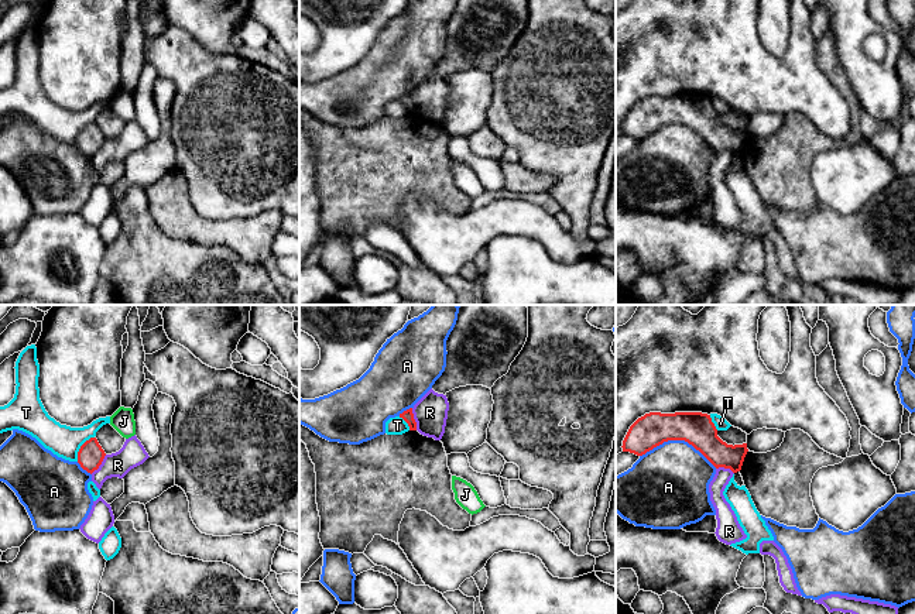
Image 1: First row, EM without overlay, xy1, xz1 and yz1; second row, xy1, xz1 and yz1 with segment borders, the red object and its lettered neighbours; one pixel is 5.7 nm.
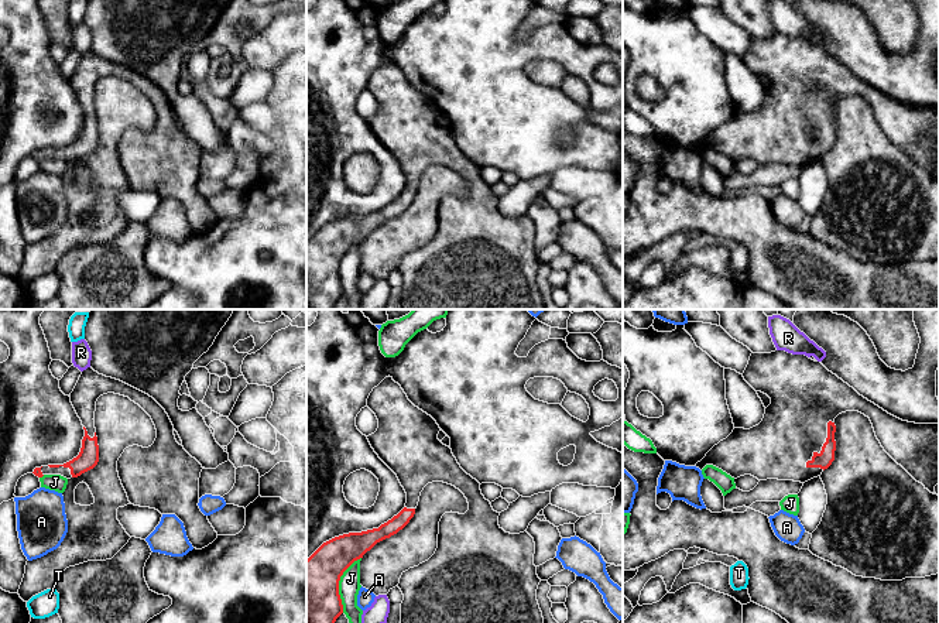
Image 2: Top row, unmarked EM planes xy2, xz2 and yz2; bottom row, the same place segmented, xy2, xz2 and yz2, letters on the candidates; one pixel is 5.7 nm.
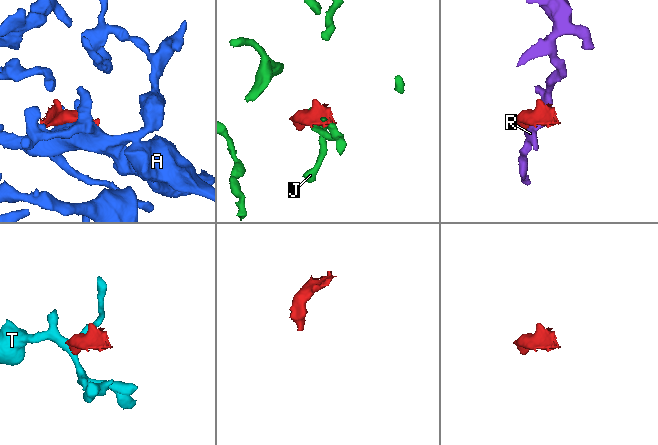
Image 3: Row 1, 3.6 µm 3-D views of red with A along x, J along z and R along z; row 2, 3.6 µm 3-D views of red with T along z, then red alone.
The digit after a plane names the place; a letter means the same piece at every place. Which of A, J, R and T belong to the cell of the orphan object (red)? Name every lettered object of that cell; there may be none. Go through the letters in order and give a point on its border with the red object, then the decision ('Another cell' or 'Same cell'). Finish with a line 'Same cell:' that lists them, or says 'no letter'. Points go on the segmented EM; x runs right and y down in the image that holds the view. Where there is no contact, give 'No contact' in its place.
A: Touches red at yz1 (678, 439). Another cell
J: Touches red at xz2 (338, 584). Another cell
R: Touches red at xz1 (414, 419). Another cell
T: Touches red at xy1 (81, 448). Another cell
Same cell: no letter

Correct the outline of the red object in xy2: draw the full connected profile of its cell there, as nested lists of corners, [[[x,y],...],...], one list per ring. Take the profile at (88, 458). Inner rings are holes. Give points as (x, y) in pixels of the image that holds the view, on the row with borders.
[[[92,367],[82,372],[71,403],[82,421],[85,437],[76,458],[64,465],[34,469],[34,475],[61,475],[78,477],[99,462],[99,445],[95,428],[96,401],[100,396],[114,393],[128,397],[152,420],[157,438],[148,448],[133,445],[117,461],[117,472],[134,506],[150,507],[161,514],[175,514],[185,527],[193,548],[202,550],[217,538],[198,503],[202,465],[192,458],[174,435],[174,425],[165,410],[148,394],[112,377],[99,374]]]

